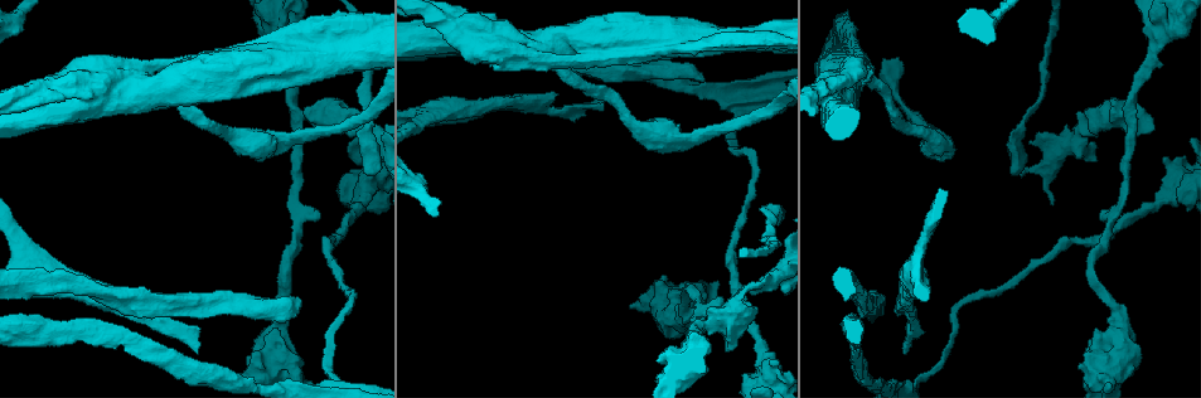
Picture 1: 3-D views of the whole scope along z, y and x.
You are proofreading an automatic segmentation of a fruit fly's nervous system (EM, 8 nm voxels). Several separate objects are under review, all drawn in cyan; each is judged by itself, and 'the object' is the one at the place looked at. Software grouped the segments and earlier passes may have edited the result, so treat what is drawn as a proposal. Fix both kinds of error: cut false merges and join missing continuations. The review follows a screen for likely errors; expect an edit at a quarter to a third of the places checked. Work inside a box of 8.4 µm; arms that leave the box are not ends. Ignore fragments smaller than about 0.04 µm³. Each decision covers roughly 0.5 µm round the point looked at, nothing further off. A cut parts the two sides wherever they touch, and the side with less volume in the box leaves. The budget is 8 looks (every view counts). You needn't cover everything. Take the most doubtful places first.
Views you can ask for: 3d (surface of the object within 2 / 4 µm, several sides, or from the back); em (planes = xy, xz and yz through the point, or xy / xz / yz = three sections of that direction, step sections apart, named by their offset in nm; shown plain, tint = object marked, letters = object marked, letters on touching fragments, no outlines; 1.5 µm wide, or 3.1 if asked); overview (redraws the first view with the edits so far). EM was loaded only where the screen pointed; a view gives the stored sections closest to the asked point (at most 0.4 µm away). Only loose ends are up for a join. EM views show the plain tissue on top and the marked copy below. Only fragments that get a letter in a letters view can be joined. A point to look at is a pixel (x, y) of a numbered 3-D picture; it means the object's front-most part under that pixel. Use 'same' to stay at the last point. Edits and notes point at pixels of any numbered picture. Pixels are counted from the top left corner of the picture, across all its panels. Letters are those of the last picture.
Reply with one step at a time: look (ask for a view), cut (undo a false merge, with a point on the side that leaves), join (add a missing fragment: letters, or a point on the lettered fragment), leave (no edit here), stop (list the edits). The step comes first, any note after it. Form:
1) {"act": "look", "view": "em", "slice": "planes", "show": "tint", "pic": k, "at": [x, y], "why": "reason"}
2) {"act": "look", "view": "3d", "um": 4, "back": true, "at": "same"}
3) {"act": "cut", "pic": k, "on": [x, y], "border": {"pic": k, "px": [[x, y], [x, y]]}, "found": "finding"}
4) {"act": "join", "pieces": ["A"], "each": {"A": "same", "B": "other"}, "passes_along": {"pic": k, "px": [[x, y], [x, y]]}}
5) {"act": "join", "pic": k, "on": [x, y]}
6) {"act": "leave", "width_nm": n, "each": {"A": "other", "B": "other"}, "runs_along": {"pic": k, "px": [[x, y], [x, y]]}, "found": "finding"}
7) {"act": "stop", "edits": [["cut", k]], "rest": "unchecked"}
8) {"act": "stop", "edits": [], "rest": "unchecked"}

{"act": "look", "view": "3d", "um": 4, "pic": 1, "at": [197, 350], "why": "branch stops here"}

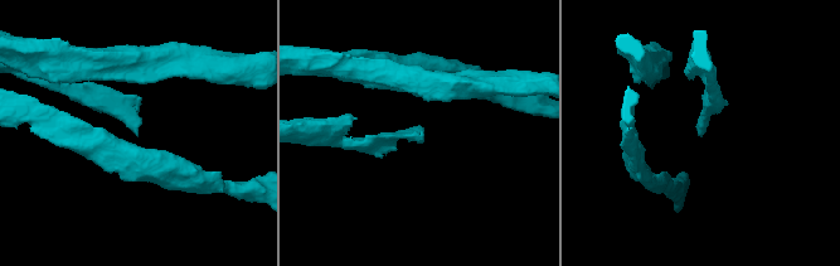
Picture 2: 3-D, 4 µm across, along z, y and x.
{"act": "look", "view": "em", "slice": "yz", "step": 8, "show": "tint", "pic": 2, "at": [134, 132], "why": "need the tissue"}

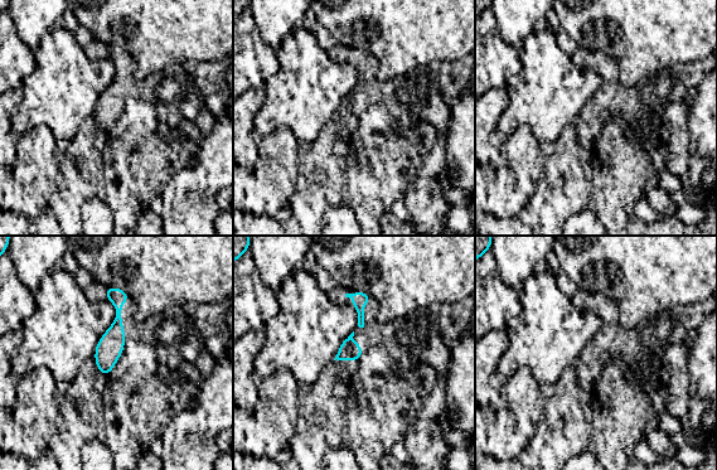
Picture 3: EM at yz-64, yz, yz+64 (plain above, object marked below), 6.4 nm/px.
{"act": "look", "view": "em", "slice": "planes", "show": "letters", "at": "same", "why": "cut it another way"}

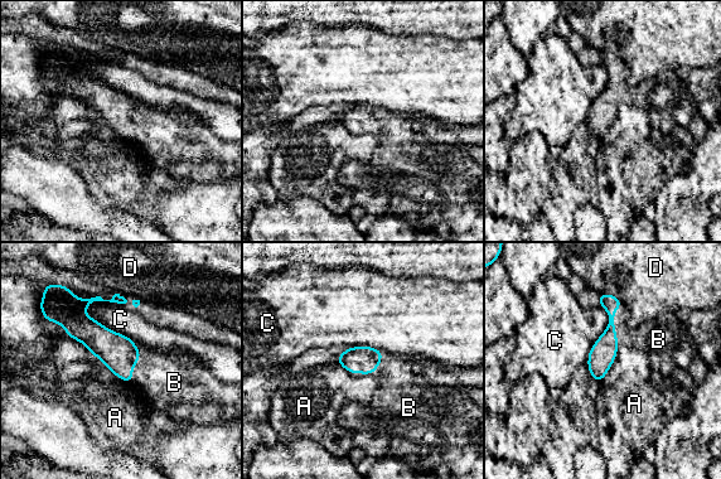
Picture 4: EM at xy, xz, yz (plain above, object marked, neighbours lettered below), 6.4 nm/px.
{"act": "join", "pieces": ["B"], "each": {"A": "other", "B": "same", "C": "other", "D": "other"}, "passes_along": {"pic": 4, "px": [[117, 352], [136, 362], [170, 381]]}, "found": "the cell continues"}

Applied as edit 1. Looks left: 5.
{"act": "look", "view": "em", "slice": "xy", "step": 4, "show": "letters", "pic": 1, "at": [300, 300], "why": "end of a long branch"}

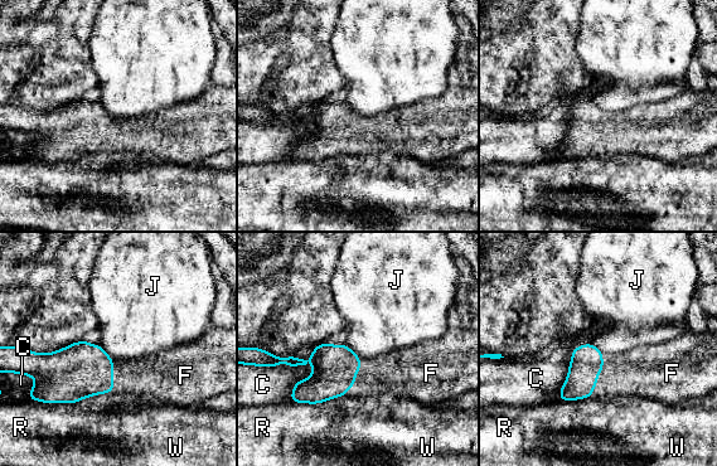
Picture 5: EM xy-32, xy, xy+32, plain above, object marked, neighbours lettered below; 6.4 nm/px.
{"act": "join", "pieces": ["F"], "each": {"C": "other", "F": "same", "J": "other", "R": "other", "W": "other"}, "passes_along": {"pic": 5, "px": [[586, 363], [597, 373], [636, 372]]}, "found": "it goes on there"}

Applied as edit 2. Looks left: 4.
{"act": "look", "view": "3d", "um": 2, "back": true, "pic": 1, "at": [1128, 116], "why": "four or more arms meet"}

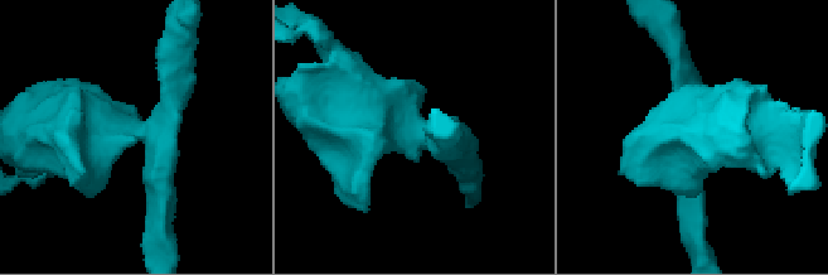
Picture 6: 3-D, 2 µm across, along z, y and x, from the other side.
{"act": "look", "view": "em", "slice": "yz", "step": 8, "show": "tint", "pic": 6, "at": [150, 136]}

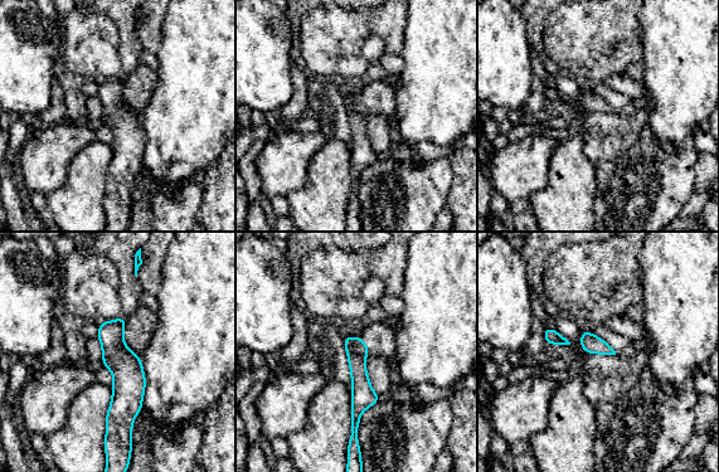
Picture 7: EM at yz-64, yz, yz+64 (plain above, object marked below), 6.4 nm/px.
{"act": "look", "view": "em", "slice": "yz", "step": 8, "show": "letters", "at": "same", "why": "what lies round it"}

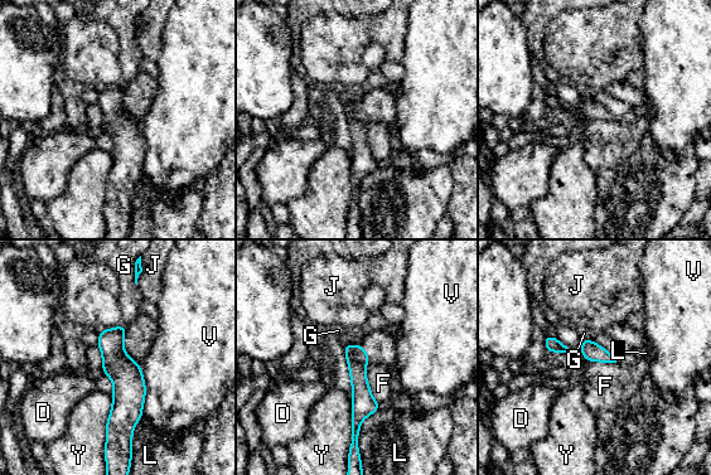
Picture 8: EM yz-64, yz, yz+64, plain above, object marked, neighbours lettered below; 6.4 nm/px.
{"act": "cut", "pic": 8, "on": [359, 353], "width_nm": 120, "each": {"D": "other", "F": "other", "G": "other", "J": "other", "L": "other", "V": "other", "Y": "other"}, "border": {"pic": 8, "px": [[353, 345], [352, 354], [366, 364]]}, "found": "two cells meet here"}

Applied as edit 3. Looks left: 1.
{"act": "stop", "edits": [["join", 4], ["join", 5], ["cut", 8]], "rest": "unchecked"}

